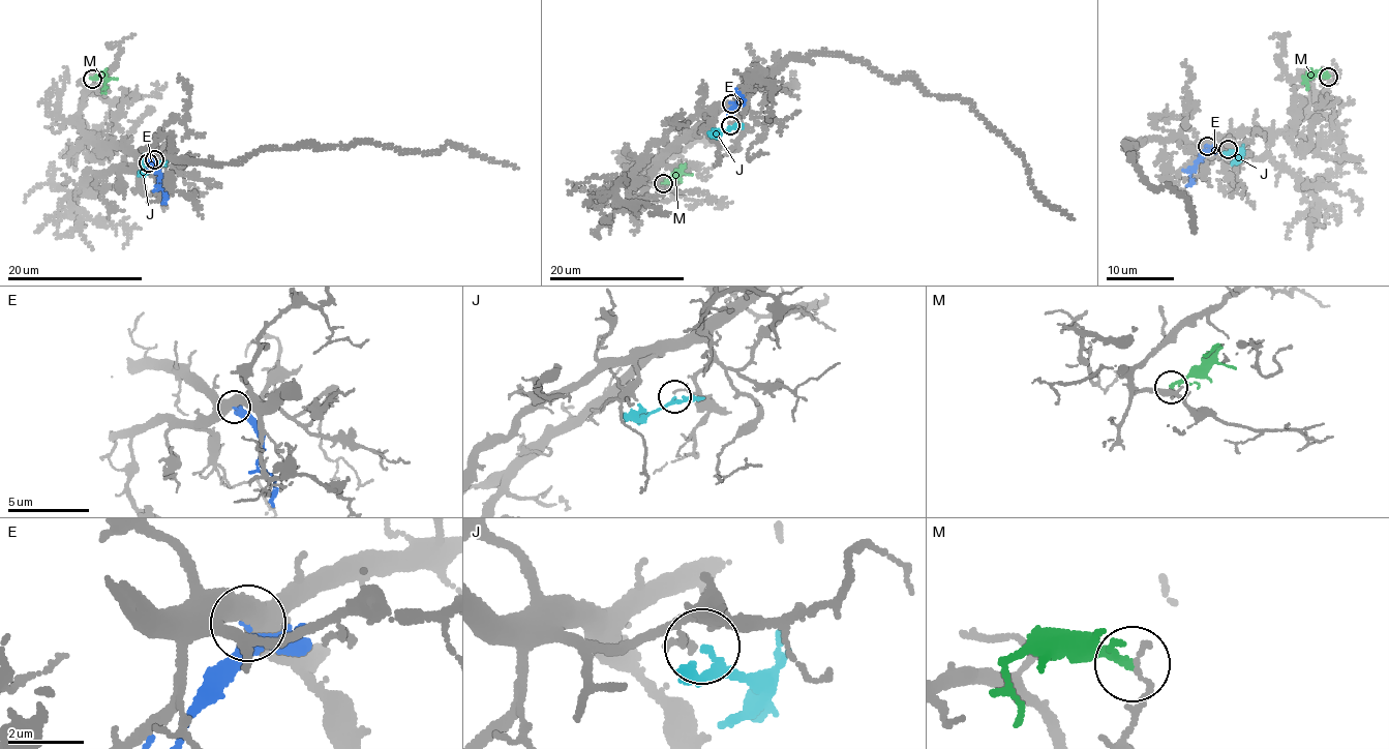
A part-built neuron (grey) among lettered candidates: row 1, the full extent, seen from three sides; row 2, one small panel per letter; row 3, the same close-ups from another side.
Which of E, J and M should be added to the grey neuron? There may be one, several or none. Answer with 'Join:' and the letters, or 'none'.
Join: J

